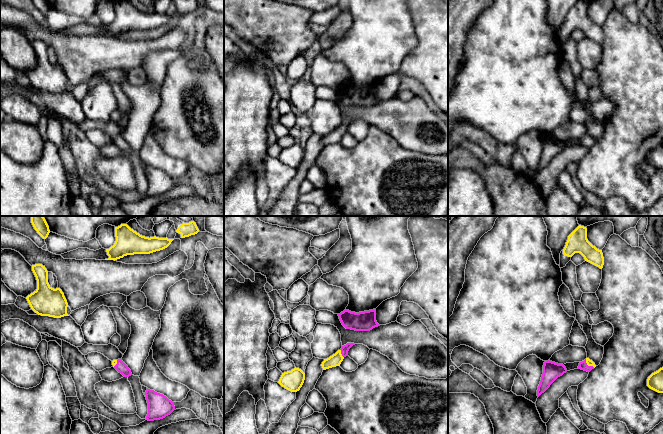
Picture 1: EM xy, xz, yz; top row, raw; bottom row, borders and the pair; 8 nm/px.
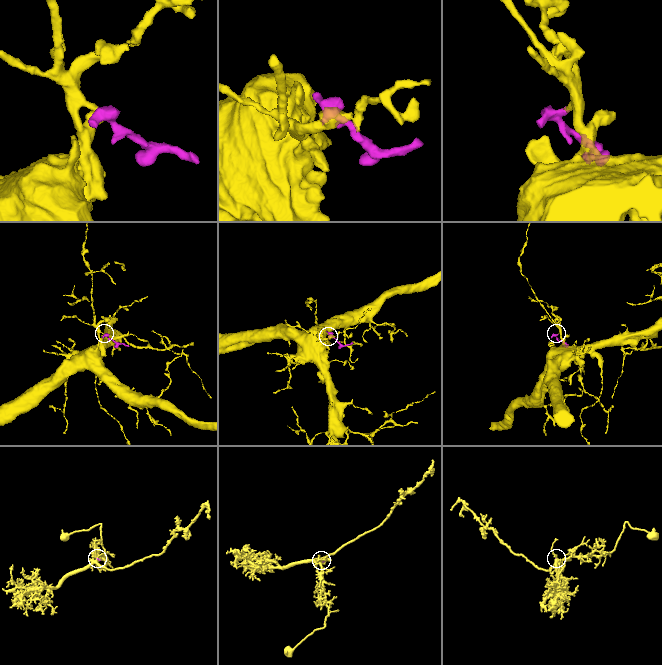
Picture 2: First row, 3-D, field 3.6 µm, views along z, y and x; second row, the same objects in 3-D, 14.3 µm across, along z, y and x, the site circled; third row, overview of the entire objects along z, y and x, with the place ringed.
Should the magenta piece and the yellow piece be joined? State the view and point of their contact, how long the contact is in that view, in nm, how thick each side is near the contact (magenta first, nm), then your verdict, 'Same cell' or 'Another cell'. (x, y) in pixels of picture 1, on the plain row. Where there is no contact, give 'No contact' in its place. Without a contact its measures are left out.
Touches magenta at xz (341, 129). Shared border 80 nm. Thickness 60 nm (magenta) against 100 nm. Same cell

